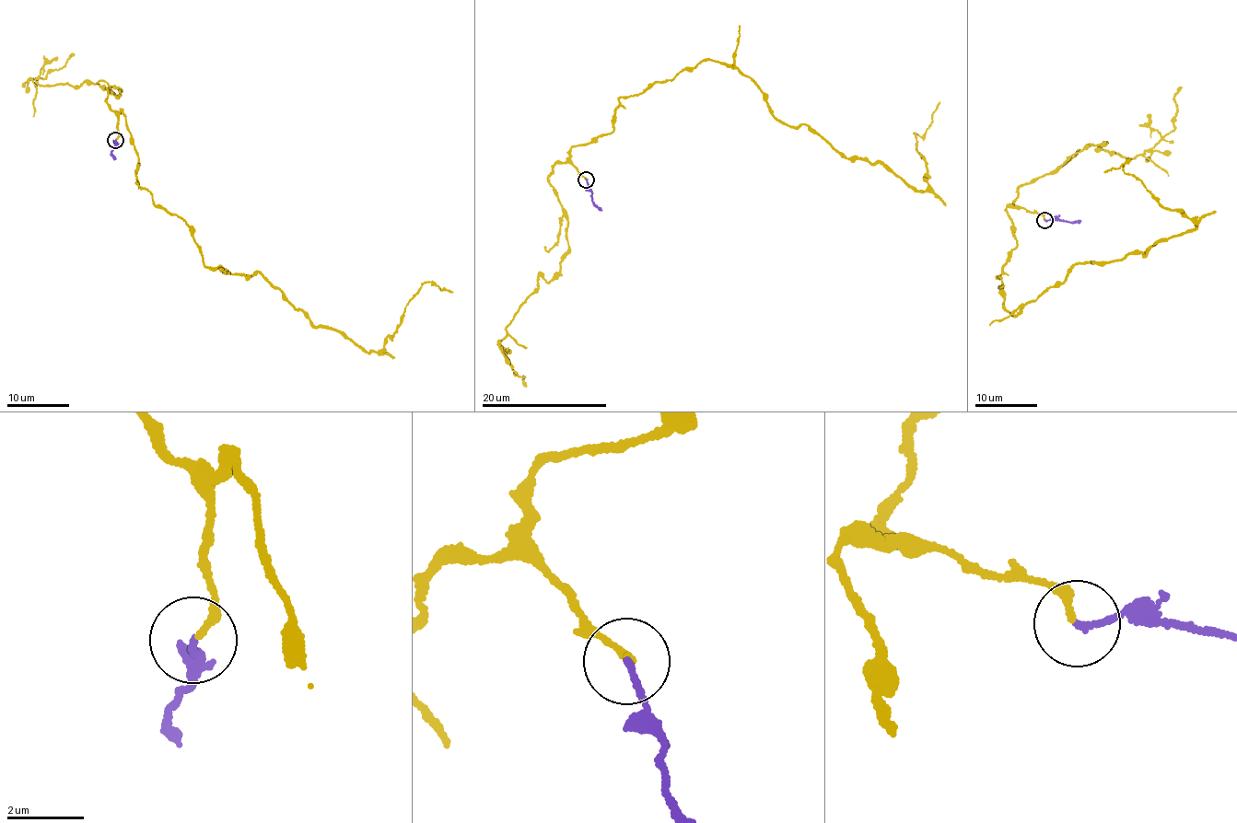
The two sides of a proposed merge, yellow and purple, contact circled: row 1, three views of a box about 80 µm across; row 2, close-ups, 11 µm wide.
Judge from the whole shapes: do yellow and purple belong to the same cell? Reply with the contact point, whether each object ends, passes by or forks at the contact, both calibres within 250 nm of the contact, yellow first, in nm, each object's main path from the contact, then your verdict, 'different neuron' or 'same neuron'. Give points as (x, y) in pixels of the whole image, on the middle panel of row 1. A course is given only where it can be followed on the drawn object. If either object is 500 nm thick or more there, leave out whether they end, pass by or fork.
place (586, 179); yellow ends; purple ends; calibres 190 and 170 nm; course yellow (585, 179), (571, 148), (614, 129), (619, 98), (706, 59), (784, 123), (923, 191), (915, 133), (940, 101); course purple (585, 179), (592, 202), (601, 210); same neuron

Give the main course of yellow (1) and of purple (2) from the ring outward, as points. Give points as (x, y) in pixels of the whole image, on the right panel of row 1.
1: (1044, 220), (1006, 207), (1016, 248), (997, 276), (1016, 316), (1075, 264), (1196, 226), (1126, 161), (1103, 172)
2: (1044, 220), (1080, 221)

